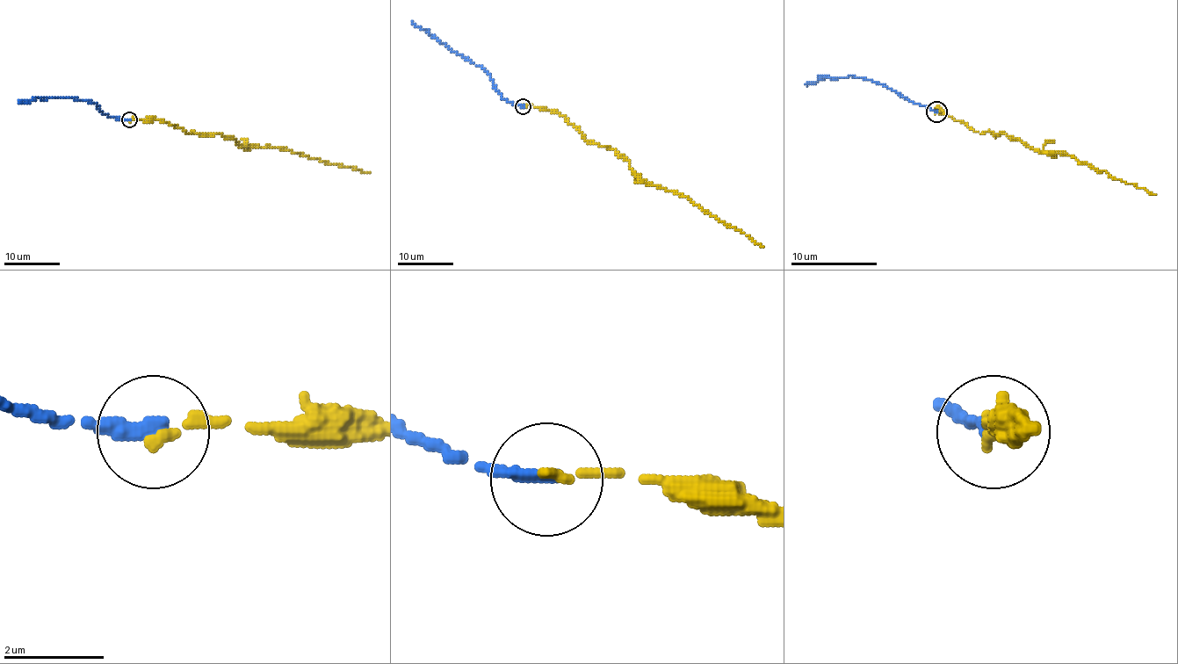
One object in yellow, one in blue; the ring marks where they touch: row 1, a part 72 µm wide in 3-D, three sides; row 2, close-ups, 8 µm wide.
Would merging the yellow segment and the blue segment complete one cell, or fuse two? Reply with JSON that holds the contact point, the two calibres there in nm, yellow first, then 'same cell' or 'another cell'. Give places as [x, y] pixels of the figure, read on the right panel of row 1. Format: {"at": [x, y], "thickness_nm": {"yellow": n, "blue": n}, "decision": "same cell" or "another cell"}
{"at": [936, 111], "thickness_nm": {"yellow": 220, "blue": 340}, "decision": "same cell"}

